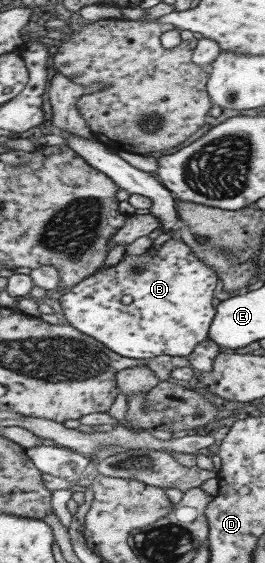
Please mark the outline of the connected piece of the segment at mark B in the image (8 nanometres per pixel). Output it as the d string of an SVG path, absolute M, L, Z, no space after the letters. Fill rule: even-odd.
M171 237L161 244L153 256L149 255L149 250L137 252L136 255L123 254L116 265L93 272L57 296L53 303L62 322L93 338L114 354L133 359L149 359L161 355L183 358L197 344L207 339L208 327L214 316L211 298L216 282L217 276L213 268L207 268L207 264L197 260L187 244ZM122 296L131 296L131 303L127 306L121 304Z

